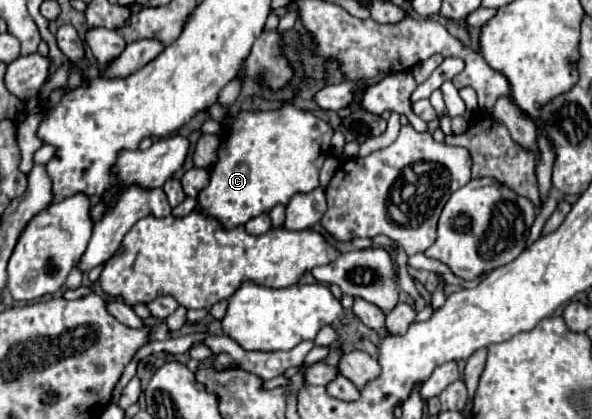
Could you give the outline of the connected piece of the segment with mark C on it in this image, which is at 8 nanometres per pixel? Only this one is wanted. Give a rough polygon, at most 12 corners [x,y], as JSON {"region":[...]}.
{"region":[[238,112],[196,212],[230,230],[318,188],[332,128]]}

